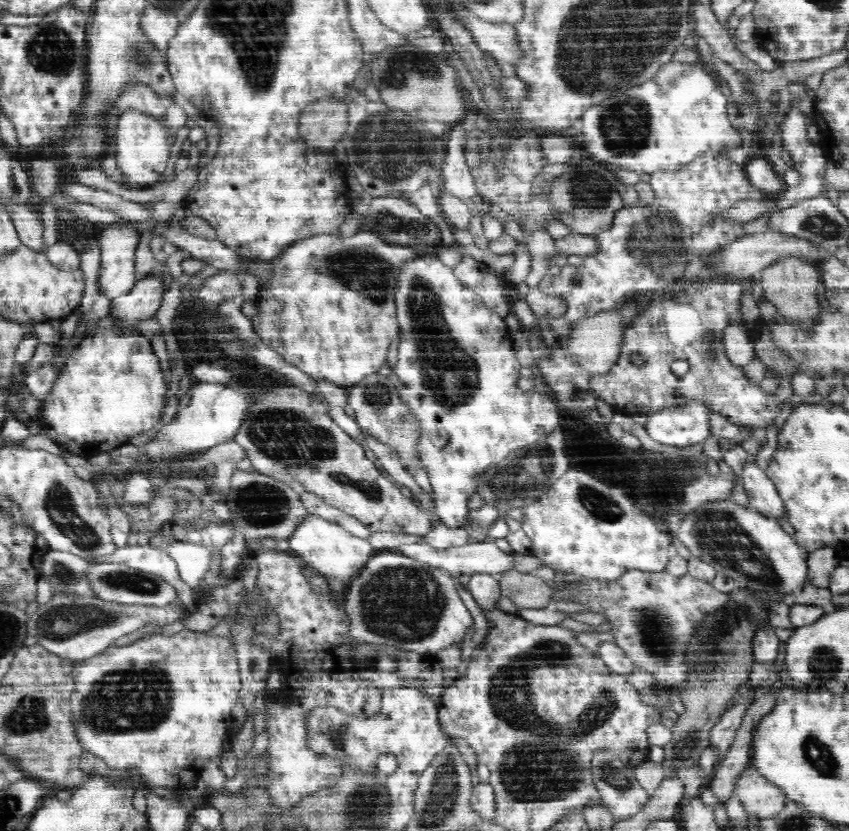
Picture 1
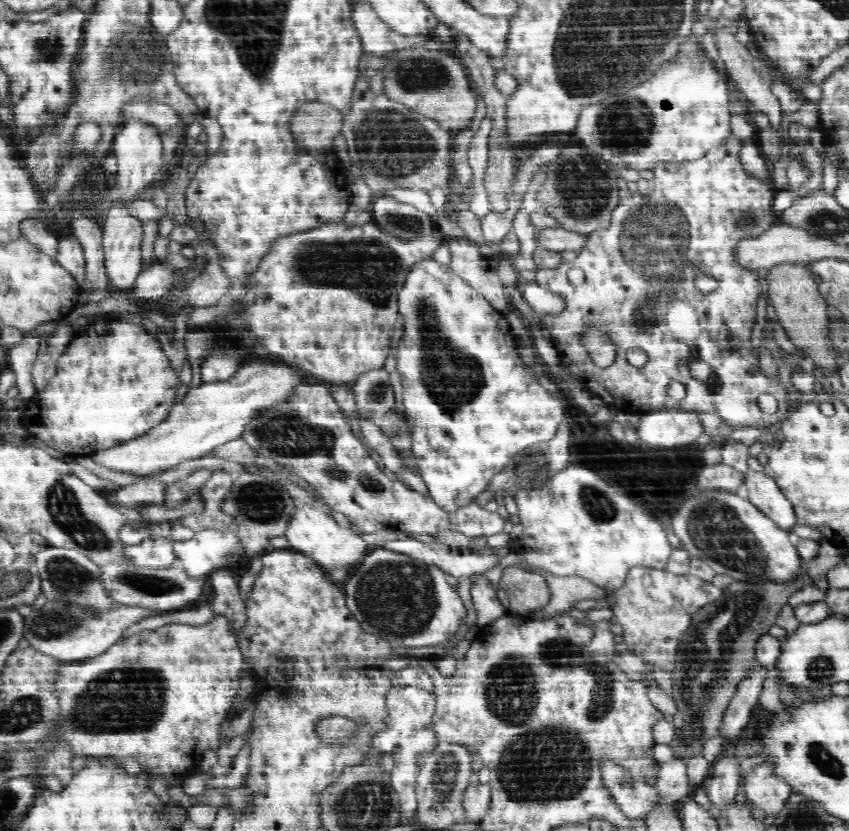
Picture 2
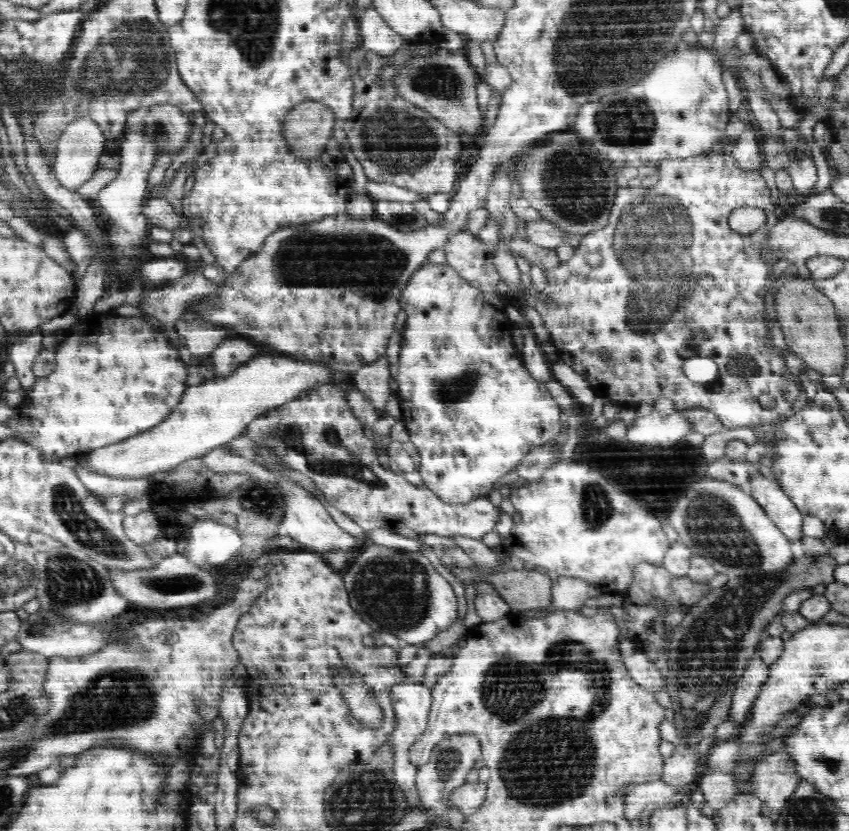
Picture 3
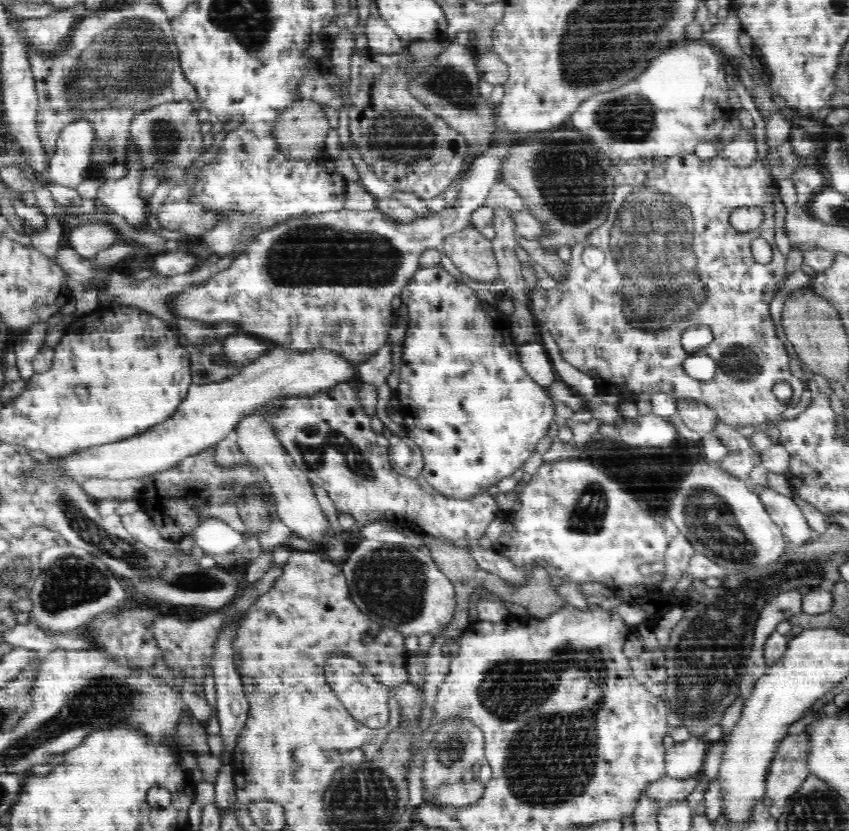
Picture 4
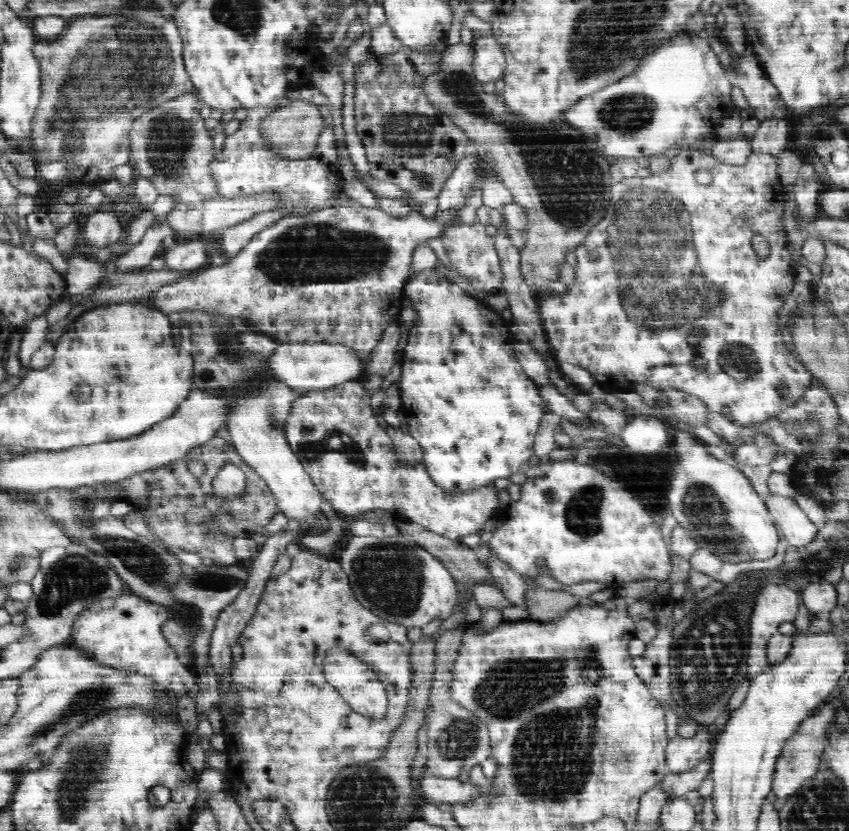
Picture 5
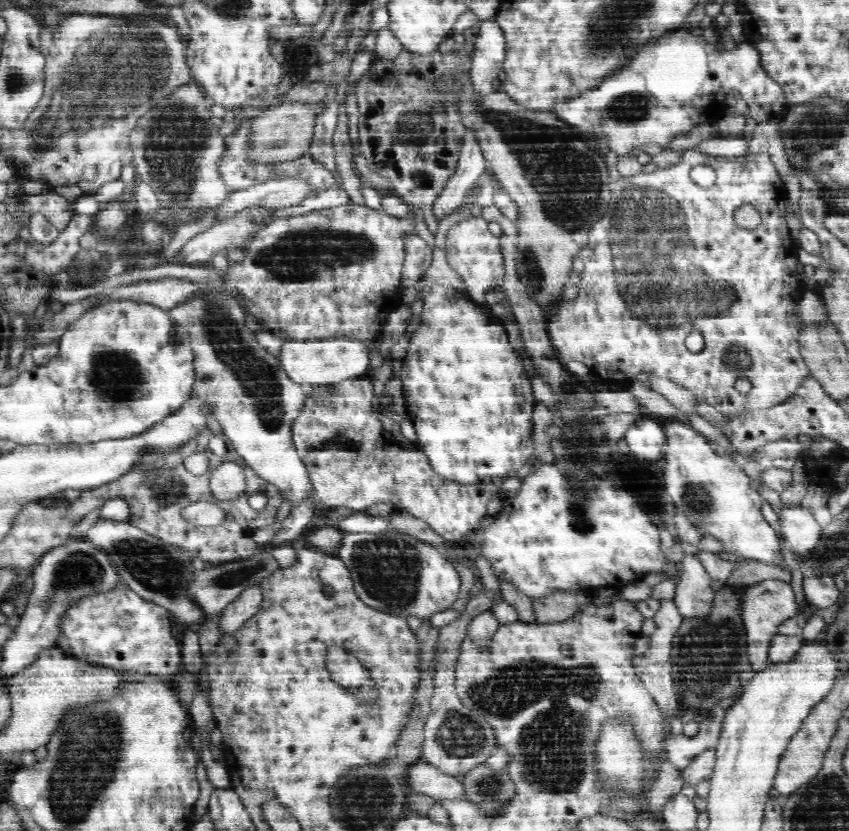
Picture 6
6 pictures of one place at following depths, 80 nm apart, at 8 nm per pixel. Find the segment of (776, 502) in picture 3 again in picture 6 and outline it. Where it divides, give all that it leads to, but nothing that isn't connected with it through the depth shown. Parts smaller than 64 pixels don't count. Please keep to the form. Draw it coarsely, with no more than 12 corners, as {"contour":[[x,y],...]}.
{"contour":[[782,504],[784,539],[798,557],[812,555],[824,528],[801,506]]}

